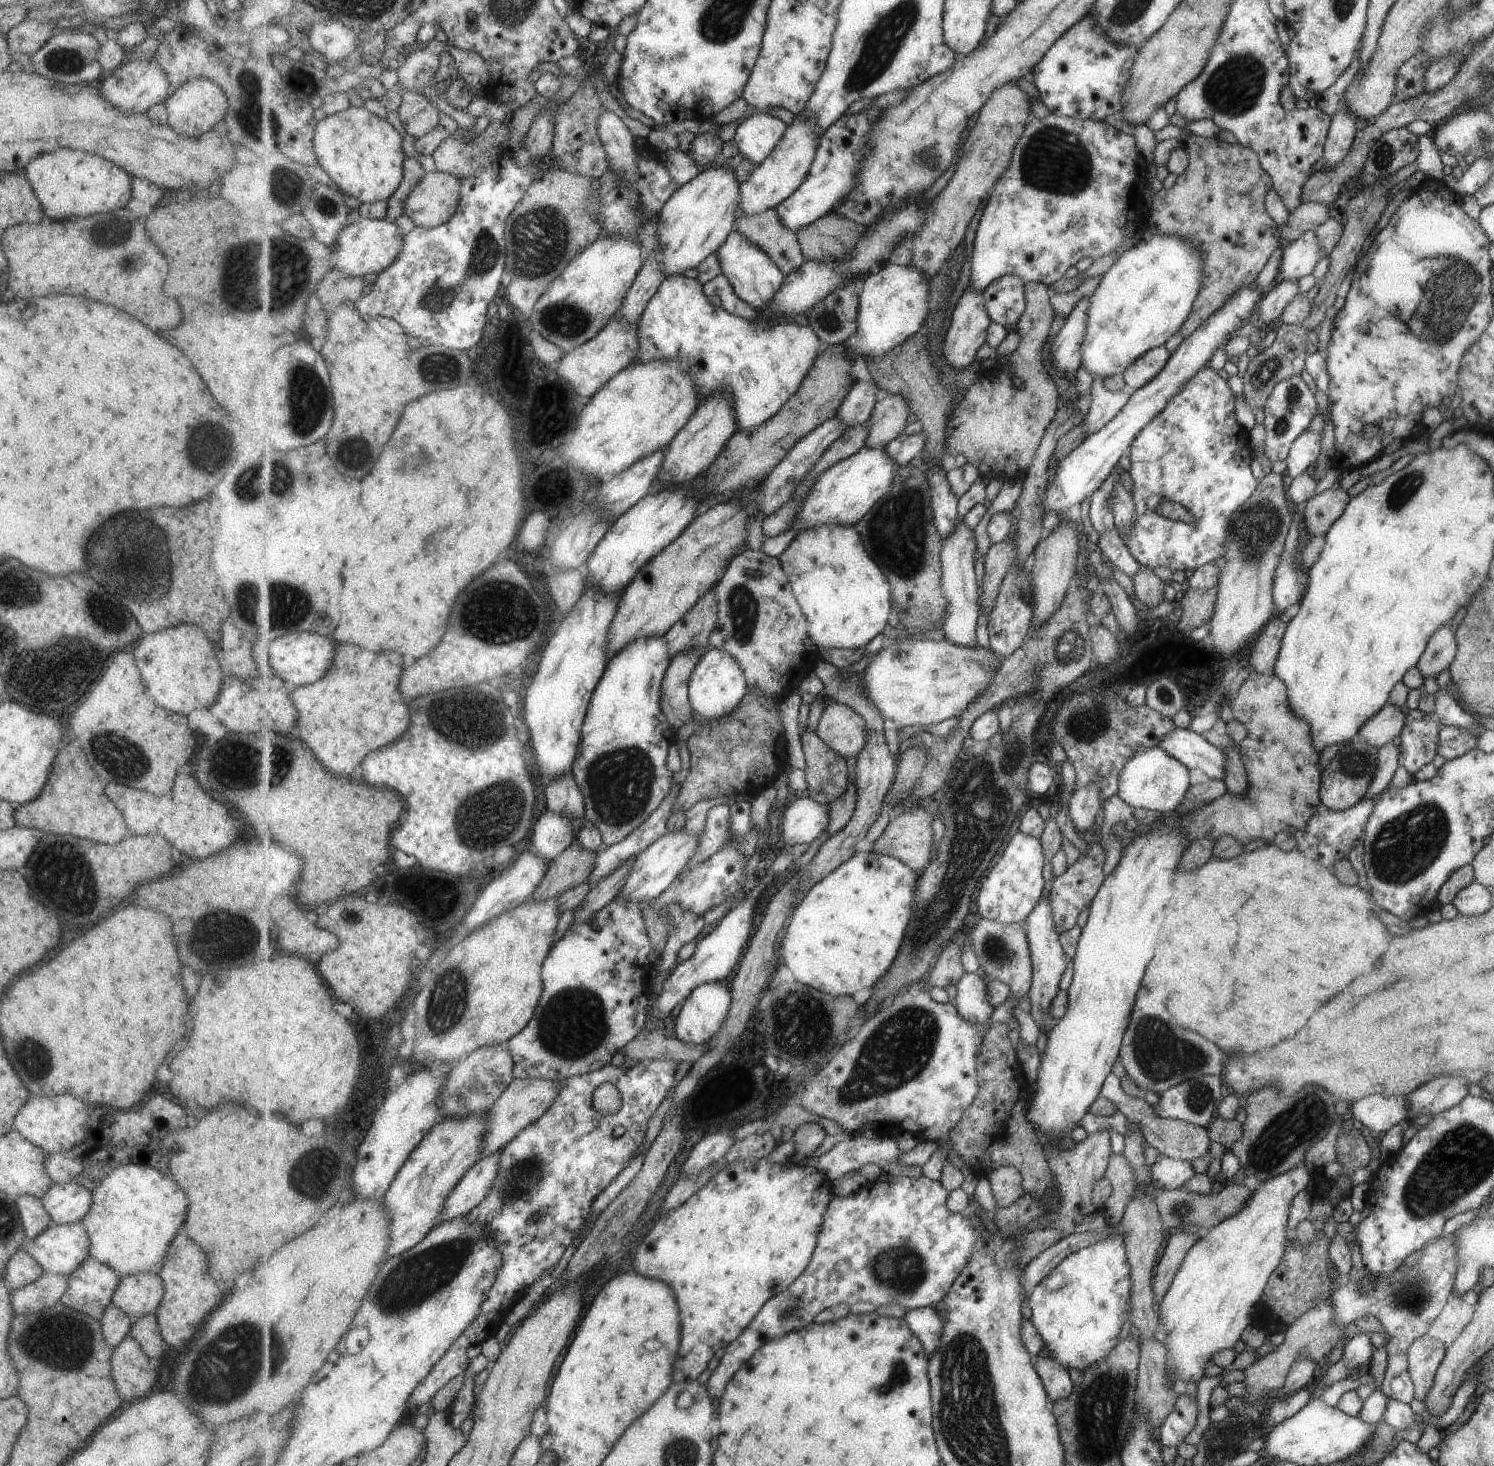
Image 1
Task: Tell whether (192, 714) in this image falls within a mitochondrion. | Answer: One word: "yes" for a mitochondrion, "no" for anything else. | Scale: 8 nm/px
no

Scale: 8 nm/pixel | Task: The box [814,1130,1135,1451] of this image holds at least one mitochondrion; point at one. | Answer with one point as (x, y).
(901, 1268)

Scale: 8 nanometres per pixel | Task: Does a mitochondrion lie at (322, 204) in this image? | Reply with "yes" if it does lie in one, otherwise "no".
yes

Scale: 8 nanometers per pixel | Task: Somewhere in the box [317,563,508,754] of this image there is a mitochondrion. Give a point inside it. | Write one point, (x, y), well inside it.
(467, 728)

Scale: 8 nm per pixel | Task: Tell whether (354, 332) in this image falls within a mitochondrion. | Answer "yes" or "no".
no

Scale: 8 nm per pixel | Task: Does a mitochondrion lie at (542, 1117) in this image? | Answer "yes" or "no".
no

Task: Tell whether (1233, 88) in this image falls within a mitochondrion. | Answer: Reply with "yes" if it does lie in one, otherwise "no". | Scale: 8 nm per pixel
yes

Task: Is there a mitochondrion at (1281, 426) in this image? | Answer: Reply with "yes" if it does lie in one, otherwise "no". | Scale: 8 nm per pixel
yes

